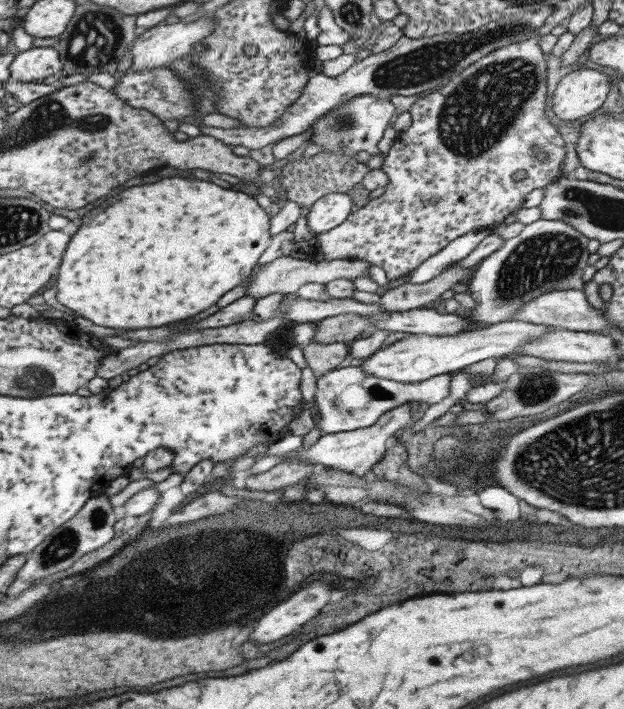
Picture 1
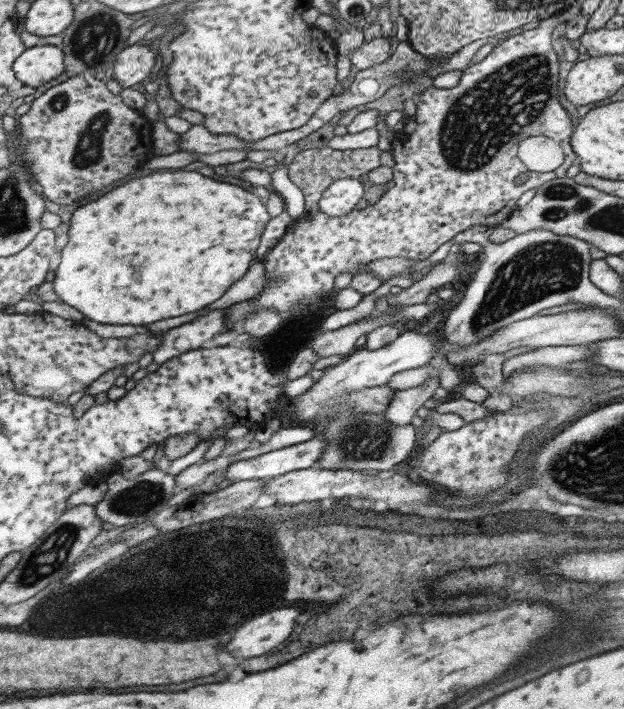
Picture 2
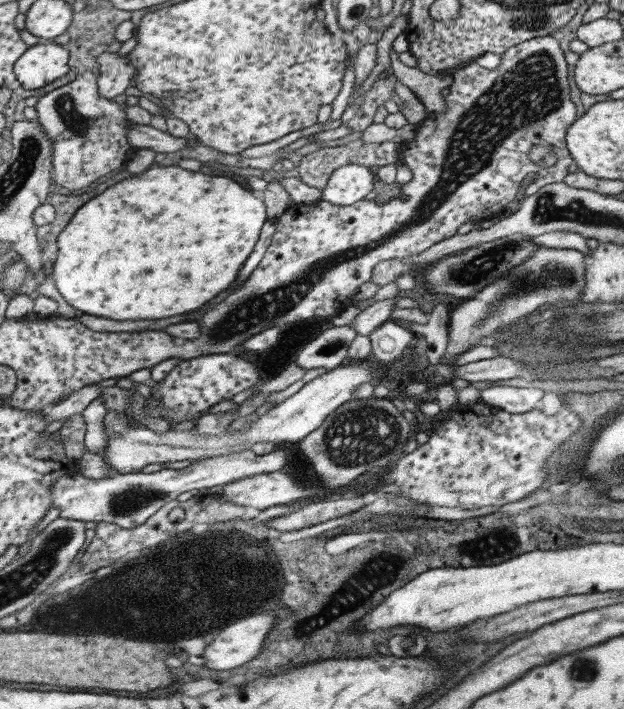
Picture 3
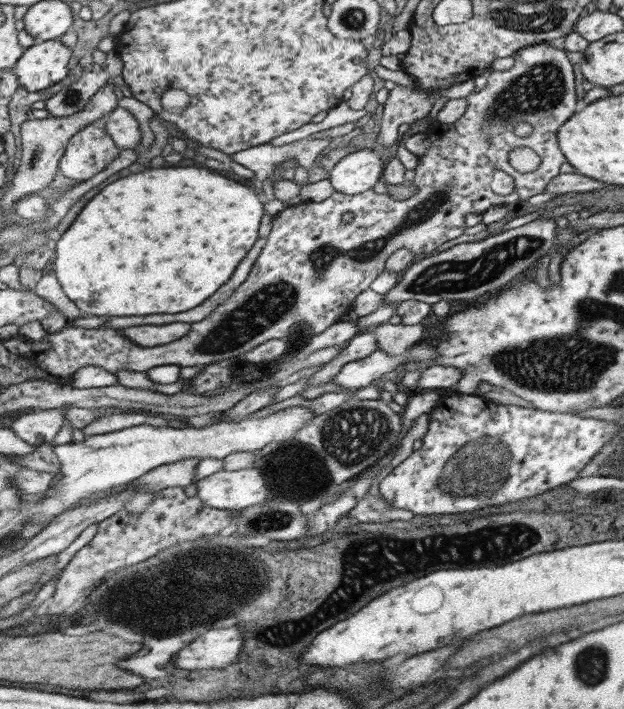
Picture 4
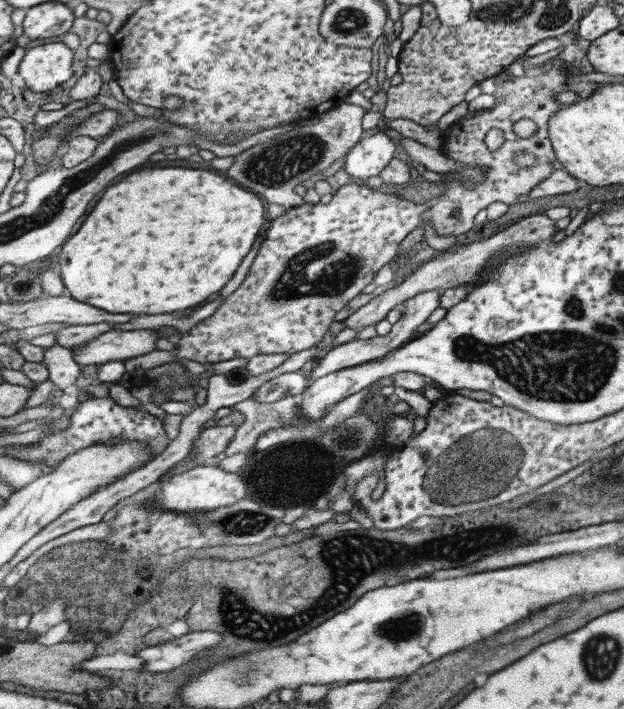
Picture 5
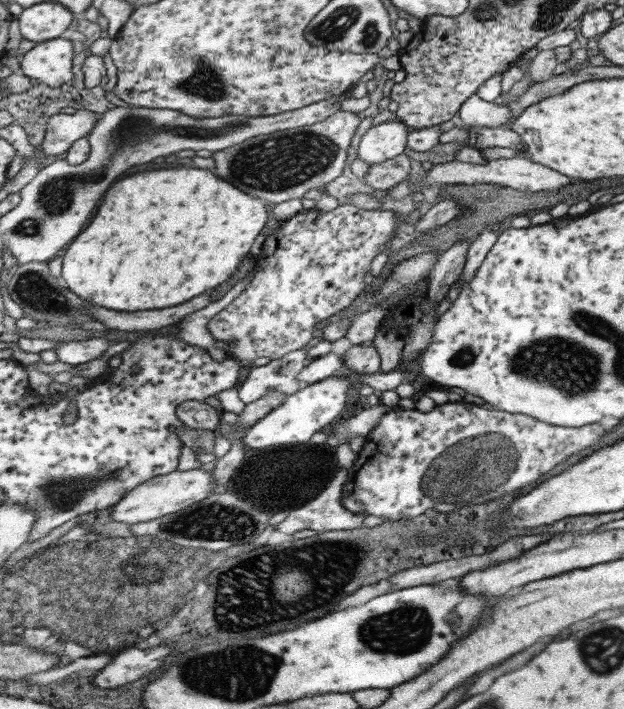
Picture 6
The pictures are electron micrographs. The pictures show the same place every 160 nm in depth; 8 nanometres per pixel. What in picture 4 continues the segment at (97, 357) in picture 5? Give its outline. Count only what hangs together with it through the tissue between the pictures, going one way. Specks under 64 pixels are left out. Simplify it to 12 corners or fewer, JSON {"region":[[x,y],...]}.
{"region":[[190,324],[131,326],[120,330],[136,345],[152,347],[183,337]]}

